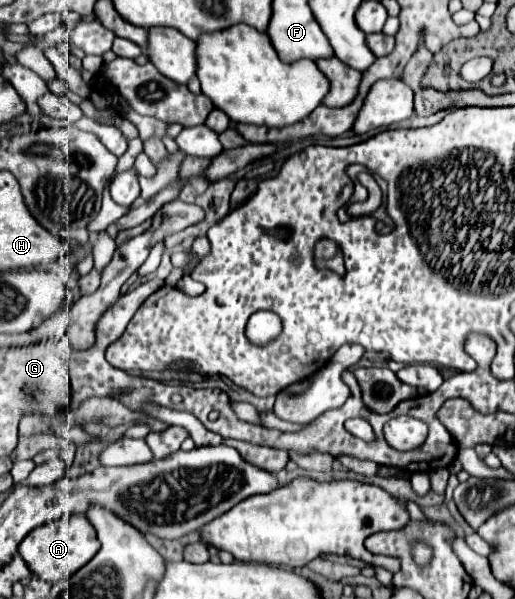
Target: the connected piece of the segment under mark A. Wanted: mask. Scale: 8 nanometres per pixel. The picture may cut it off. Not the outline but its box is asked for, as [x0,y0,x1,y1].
[19,515,99,583]

